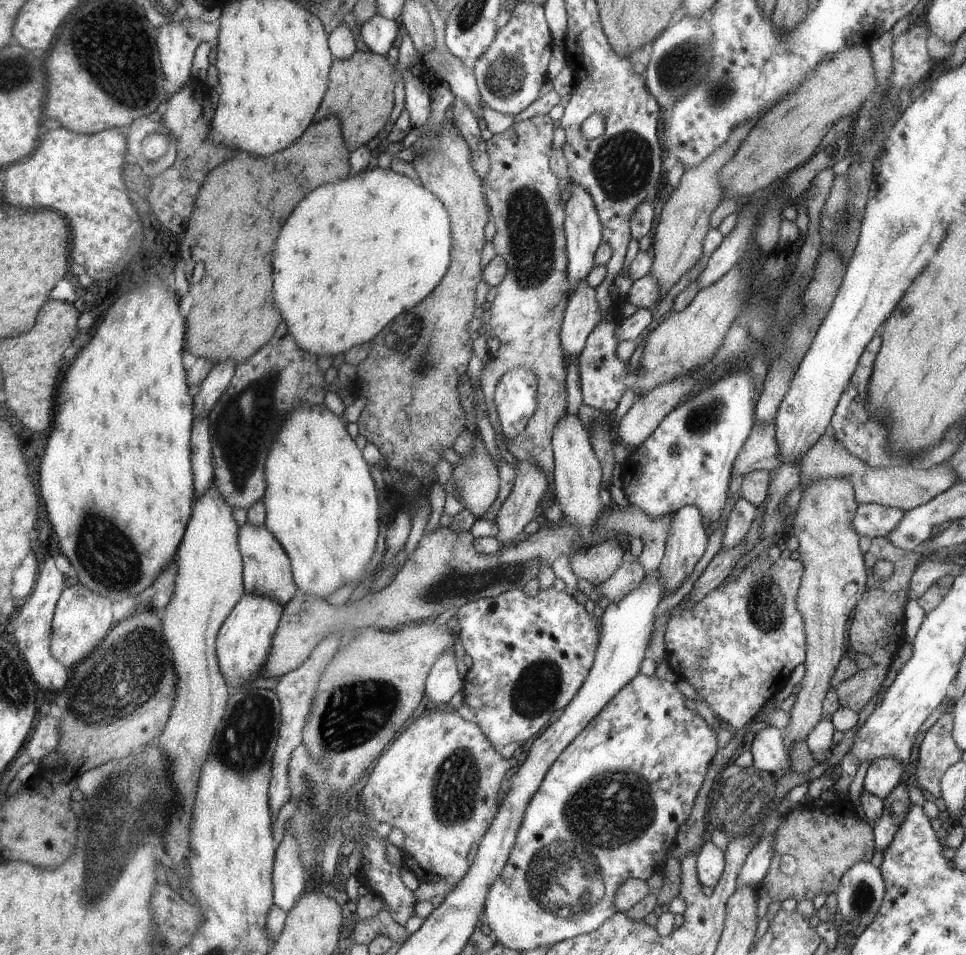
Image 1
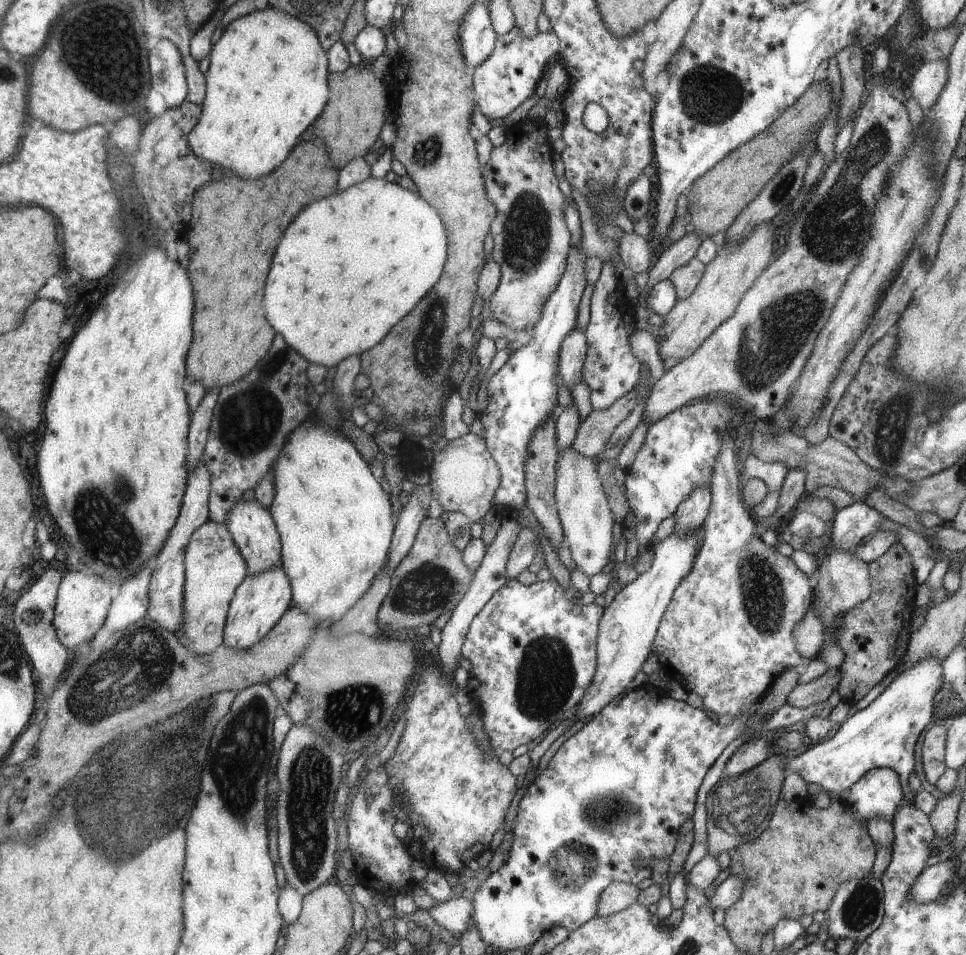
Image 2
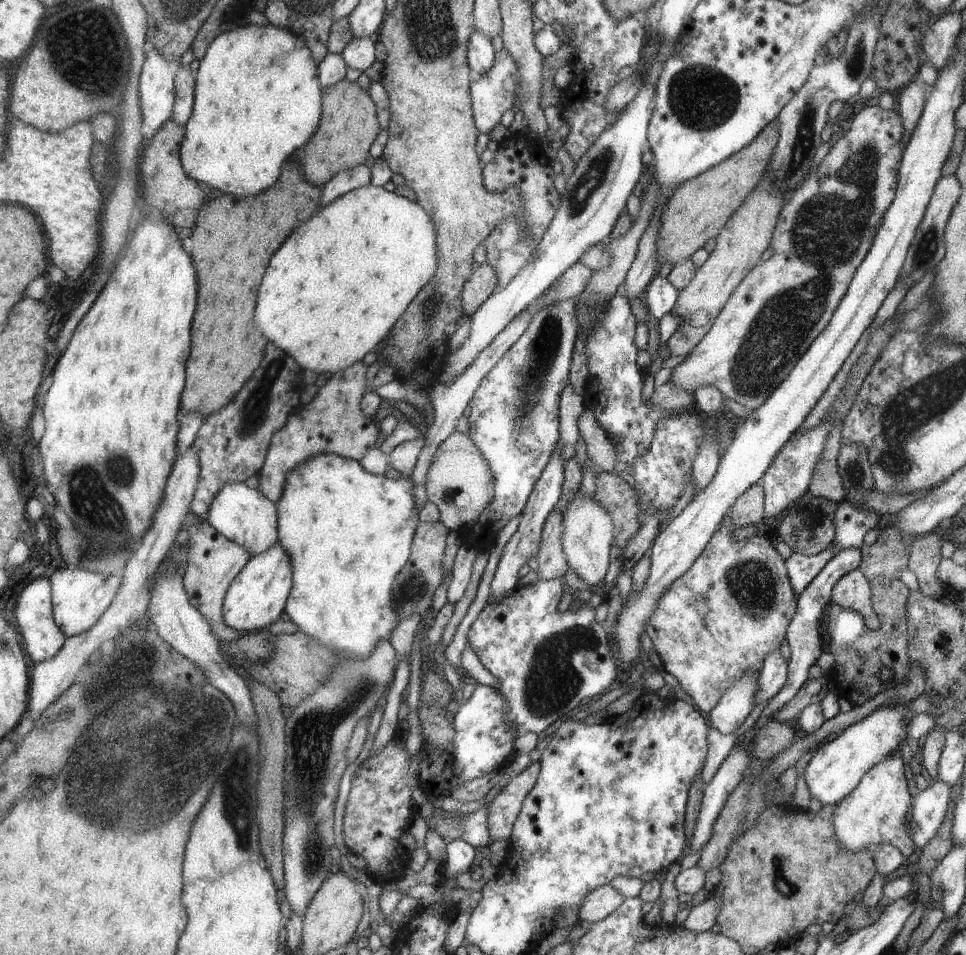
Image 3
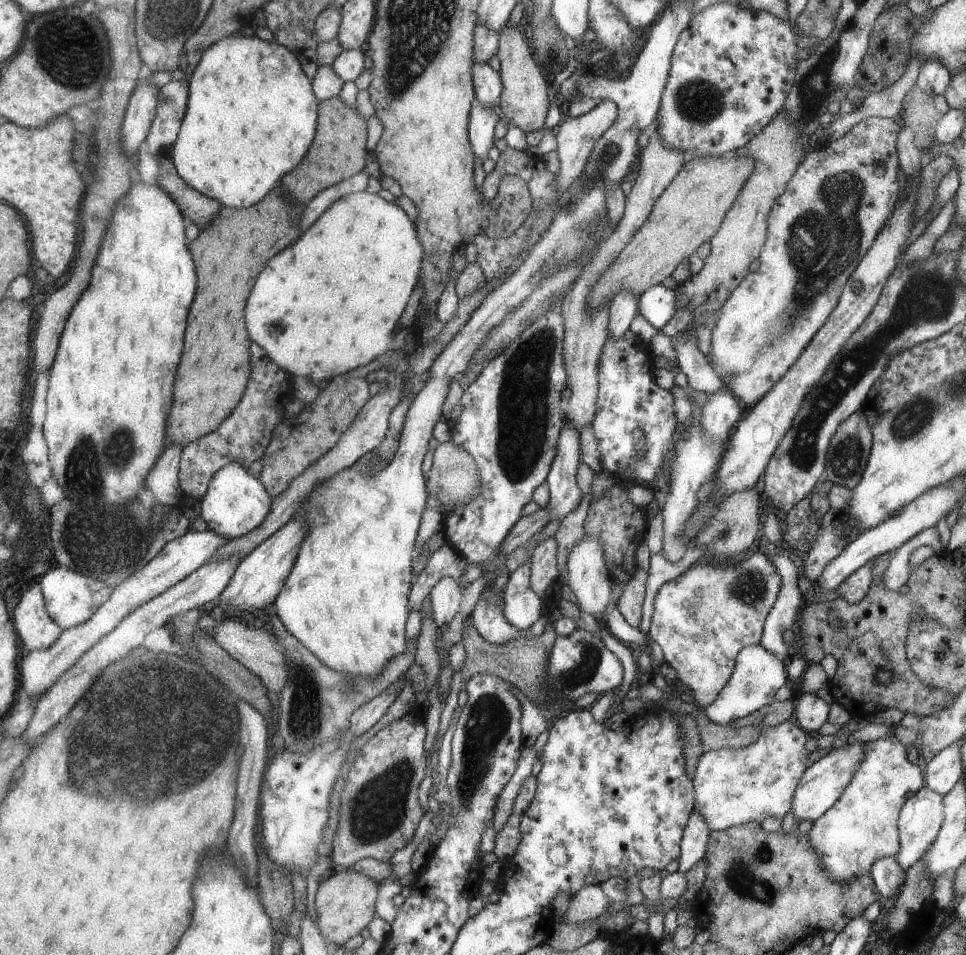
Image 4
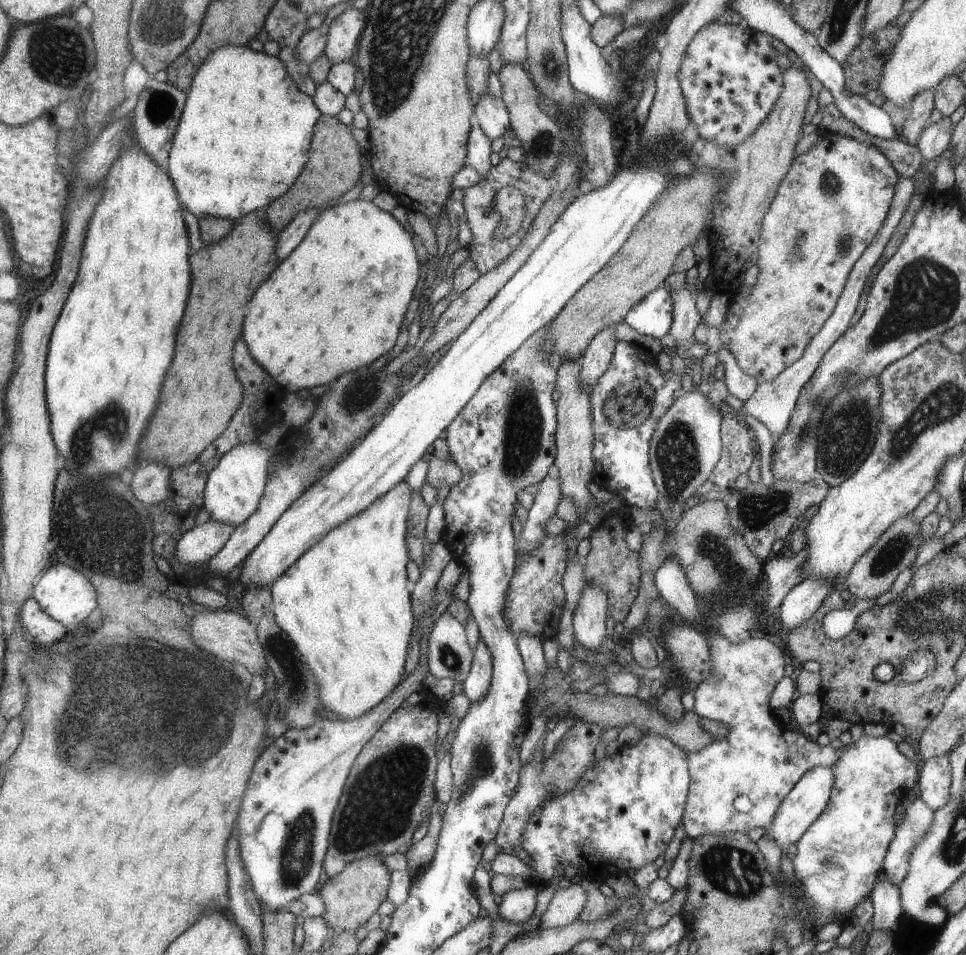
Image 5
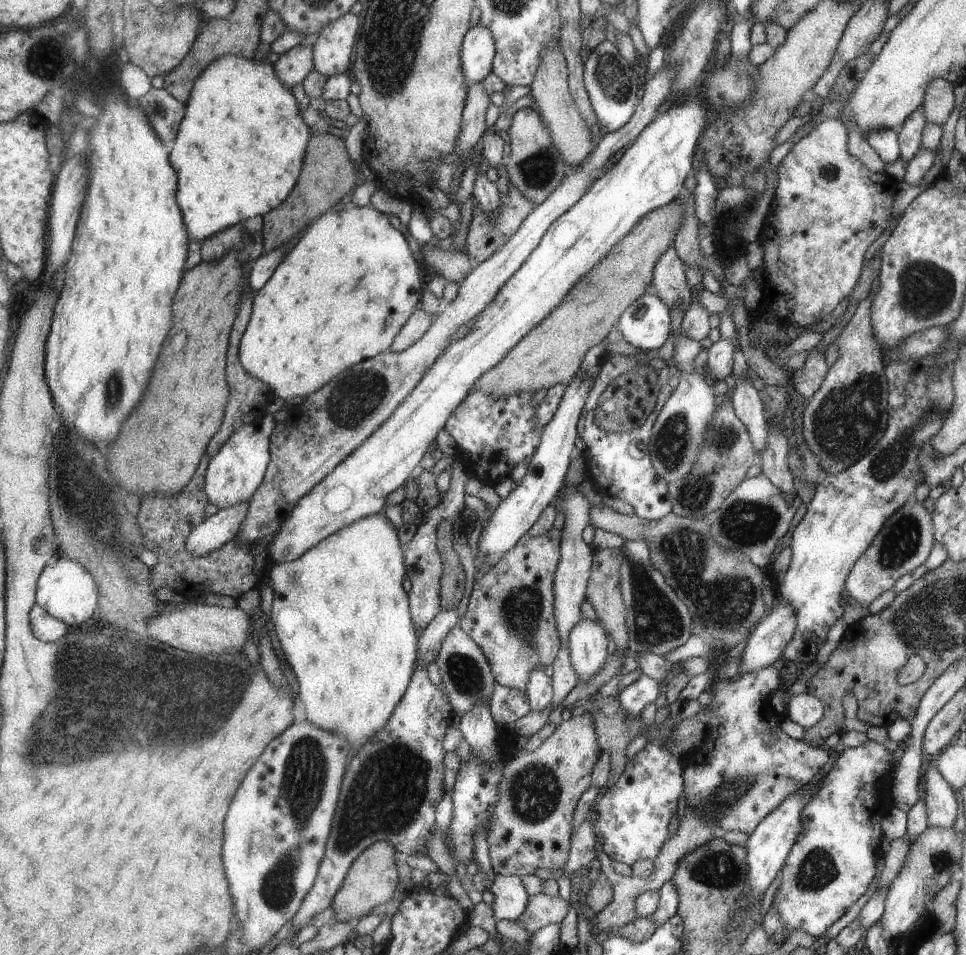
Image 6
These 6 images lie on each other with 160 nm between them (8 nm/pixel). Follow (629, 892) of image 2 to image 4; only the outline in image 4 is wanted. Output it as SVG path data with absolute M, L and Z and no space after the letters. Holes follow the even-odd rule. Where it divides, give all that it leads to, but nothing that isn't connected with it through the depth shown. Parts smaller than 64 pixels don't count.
M599 885L581 887L572 897L563 915L563 921L553 917L556 922L563 924L580 923L587 919L604 917L605 908L610 900Z

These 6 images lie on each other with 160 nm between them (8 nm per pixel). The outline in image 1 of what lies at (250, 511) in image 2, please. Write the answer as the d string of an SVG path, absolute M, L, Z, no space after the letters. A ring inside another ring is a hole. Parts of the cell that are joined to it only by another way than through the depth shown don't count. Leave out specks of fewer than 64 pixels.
M249 521L240 527L240 549L244 558L244 583L247 593L275 598L283 606L298 592L290 569L290 557L279 541L263 525L252 525Z

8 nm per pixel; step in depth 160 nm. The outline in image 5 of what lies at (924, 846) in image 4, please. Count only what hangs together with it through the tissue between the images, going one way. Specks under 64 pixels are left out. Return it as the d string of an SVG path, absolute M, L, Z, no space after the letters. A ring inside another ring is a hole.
M917 798L905 809L899 820L883 865L883 879L898 885L907 874L908 860L913 847L927 834L933 820L933 811L923 799Z

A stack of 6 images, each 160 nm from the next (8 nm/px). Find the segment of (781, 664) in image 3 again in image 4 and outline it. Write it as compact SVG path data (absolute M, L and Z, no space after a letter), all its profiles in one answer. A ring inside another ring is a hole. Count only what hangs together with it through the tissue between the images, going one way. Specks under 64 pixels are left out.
M787 554L773 556L775 568L782 576L782 588L774 607L770 608L766 616L766 626L763 627L761 646L779 660L787 659L787 650L781 635L795 622L797 612L806 603L804 596L797 587L797 565L789 559Z

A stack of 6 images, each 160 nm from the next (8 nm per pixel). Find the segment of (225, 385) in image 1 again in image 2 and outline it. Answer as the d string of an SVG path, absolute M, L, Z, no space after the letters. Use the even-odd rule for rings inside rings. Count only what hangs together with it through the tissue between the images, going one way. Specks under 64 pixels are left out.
M215 387L206 391L199 408L192 414L192 423L189 435L189 456L188 471L194 471L194 468L201 461L204 455L208 436L214 417L214 410L220 397L220 390Z

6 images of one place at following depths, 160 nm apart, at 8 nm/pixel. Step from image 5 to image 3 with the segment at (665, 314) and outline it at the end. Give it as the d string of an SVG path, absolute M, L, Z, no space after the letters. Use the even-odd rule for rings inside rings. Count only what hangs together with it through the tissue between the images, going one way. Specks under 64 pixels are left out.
M658 274L651 279L646 286L647 292L643 302L649 316L660 319L661 316L670 312L678 297L678 290L665 278Z

